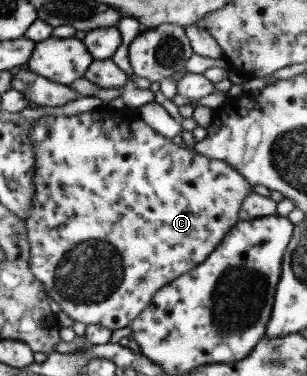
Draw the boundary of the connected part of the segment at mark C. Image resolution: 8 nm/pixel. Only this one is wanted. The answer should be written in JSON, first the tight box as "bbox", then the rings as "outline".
{"bbox":[23,103,252,330],"outline":[[[107,103],[106,105],[94,108],[93,111],[86,111],[72,116],[41,116],[30,122],[30,131],[26,134],[28,134],[30,142],[32,142],[32,158],[34,158],[34,167],[32,167],[32,174],[34,174],[32,182],[32,201],[30,201],[30,209],[27,213],[27,217],[23,221],[27,230],[27,239],[29,242],[28,270],[30,270],[30,273],[38,282],[41,282],[41,284],[44,285],[47,296],[58,304],[60,311],[65,312],[72,320],[82,322],[82,324],[85,325],[100,325],[111,330],[128,326],[128,323],[142,309],[148,306],[151,301],[151,294],[154,294],[161,286],[172,282],[172,279],[179,277],[180,274],[194,269],[194,266],[198,266],[200,262],[203,262],[208,257],[208,254],[211,254],[215,249],[215,246],[220,244],[220,241],[225,237],[228,230],[236,224],[236,221],[238,221],[238,209],[240,204],[244,201],[246,196],[249,196],[252,193],[251,187],[248,185],[248,182],[244,180],[244,177],[240,176],[240,173],[236,172],[236,170],[232,169],[228,164],[223,161],[206,158],[203,155],[194,152],[193,149],[187,150],[186,148],[179,148],[179,146],[172,143],[170,138],[161,136],[155,131],[152,131],[152,128],[145,126],[142,120],[137,119],[130,121],[124,116],[124,109],[114,109],[107,105]]]}

